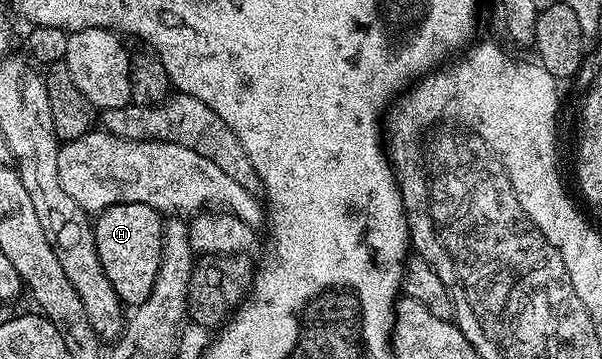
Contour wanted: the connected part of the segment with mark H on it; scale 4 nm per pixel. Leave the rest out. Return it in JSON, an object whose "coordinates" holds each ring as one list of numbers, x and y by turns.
{"coordinates":[[120,202,96,215,93,230,102,270,121,302,129,308,143,304,151,296,161,263,162,215,147,204]]}

